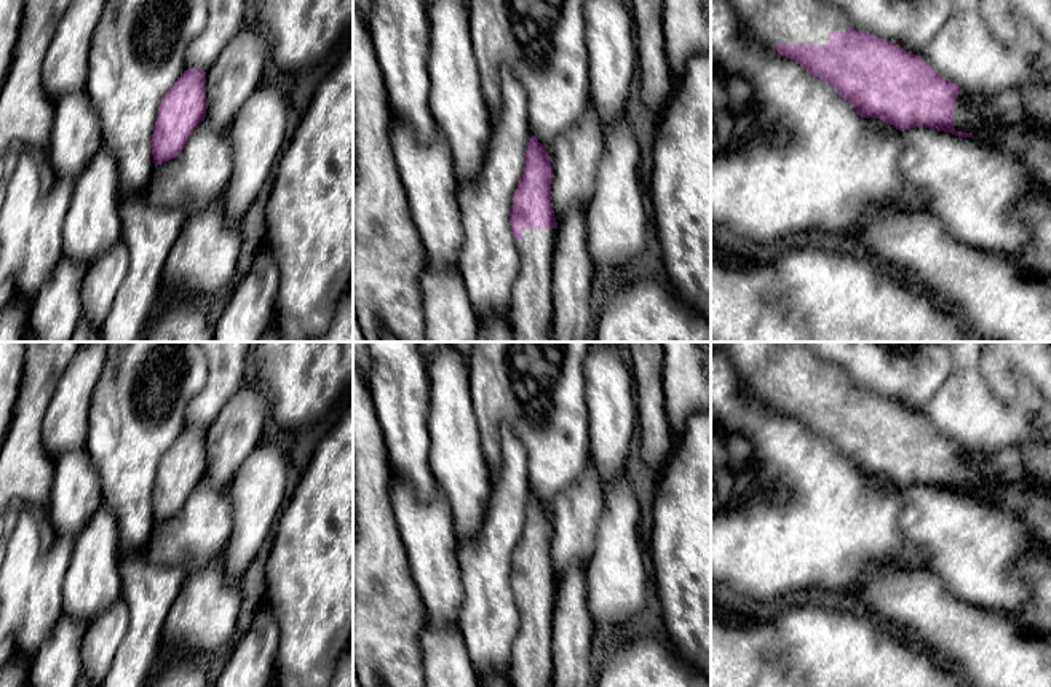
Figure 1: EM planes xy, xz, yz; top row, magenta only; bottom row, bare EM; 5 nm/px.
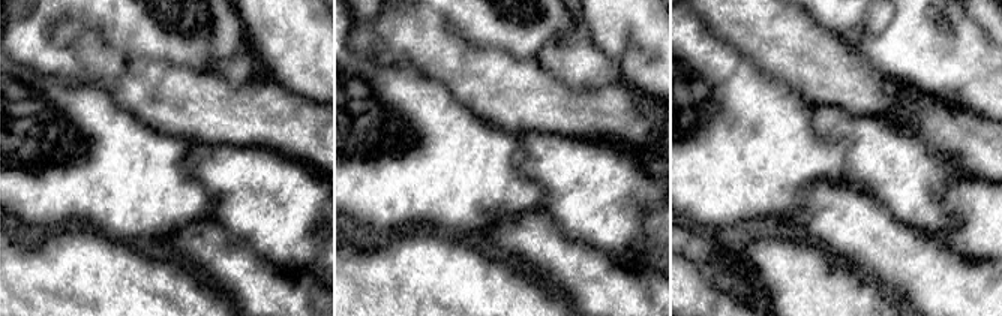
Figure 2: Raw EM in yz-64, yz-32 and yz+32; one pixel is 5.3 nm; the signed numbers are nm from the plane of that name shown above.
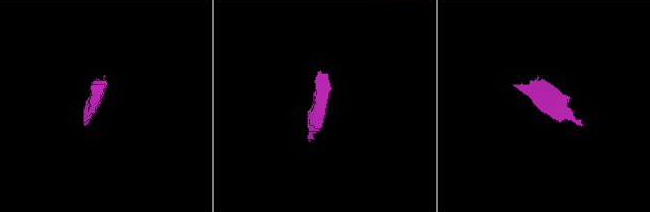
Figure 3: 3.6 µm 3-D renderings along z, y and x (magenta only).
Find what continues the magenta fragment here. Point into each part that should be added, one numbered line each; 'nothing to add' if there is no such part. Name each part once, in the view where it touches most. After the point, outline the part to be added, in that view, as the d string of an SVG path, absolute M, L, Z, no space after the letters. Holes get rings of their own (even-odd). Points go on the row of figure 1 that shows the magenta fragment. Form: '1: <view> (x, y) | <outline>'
1: yz (775, 23) | M730 0L736 14L771 50L778 45L827 45L831 32L859 29L821 0Z
2: yz (971, 112) | M1006 89L989 96L962 91L954 105L954 129L974 136L989 126L1040 131L1051 125L1027 110L1017 89Z

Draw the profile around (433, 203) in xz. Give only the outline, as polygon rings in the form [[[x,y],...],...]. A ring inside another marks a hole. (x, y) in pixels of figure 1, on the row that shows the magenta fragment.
[[[399,118],[393,120],[388,141],[426,260],[436,268],[455,267],[465,233],[447,141],[436,131],[425,147],[415,129]]]

